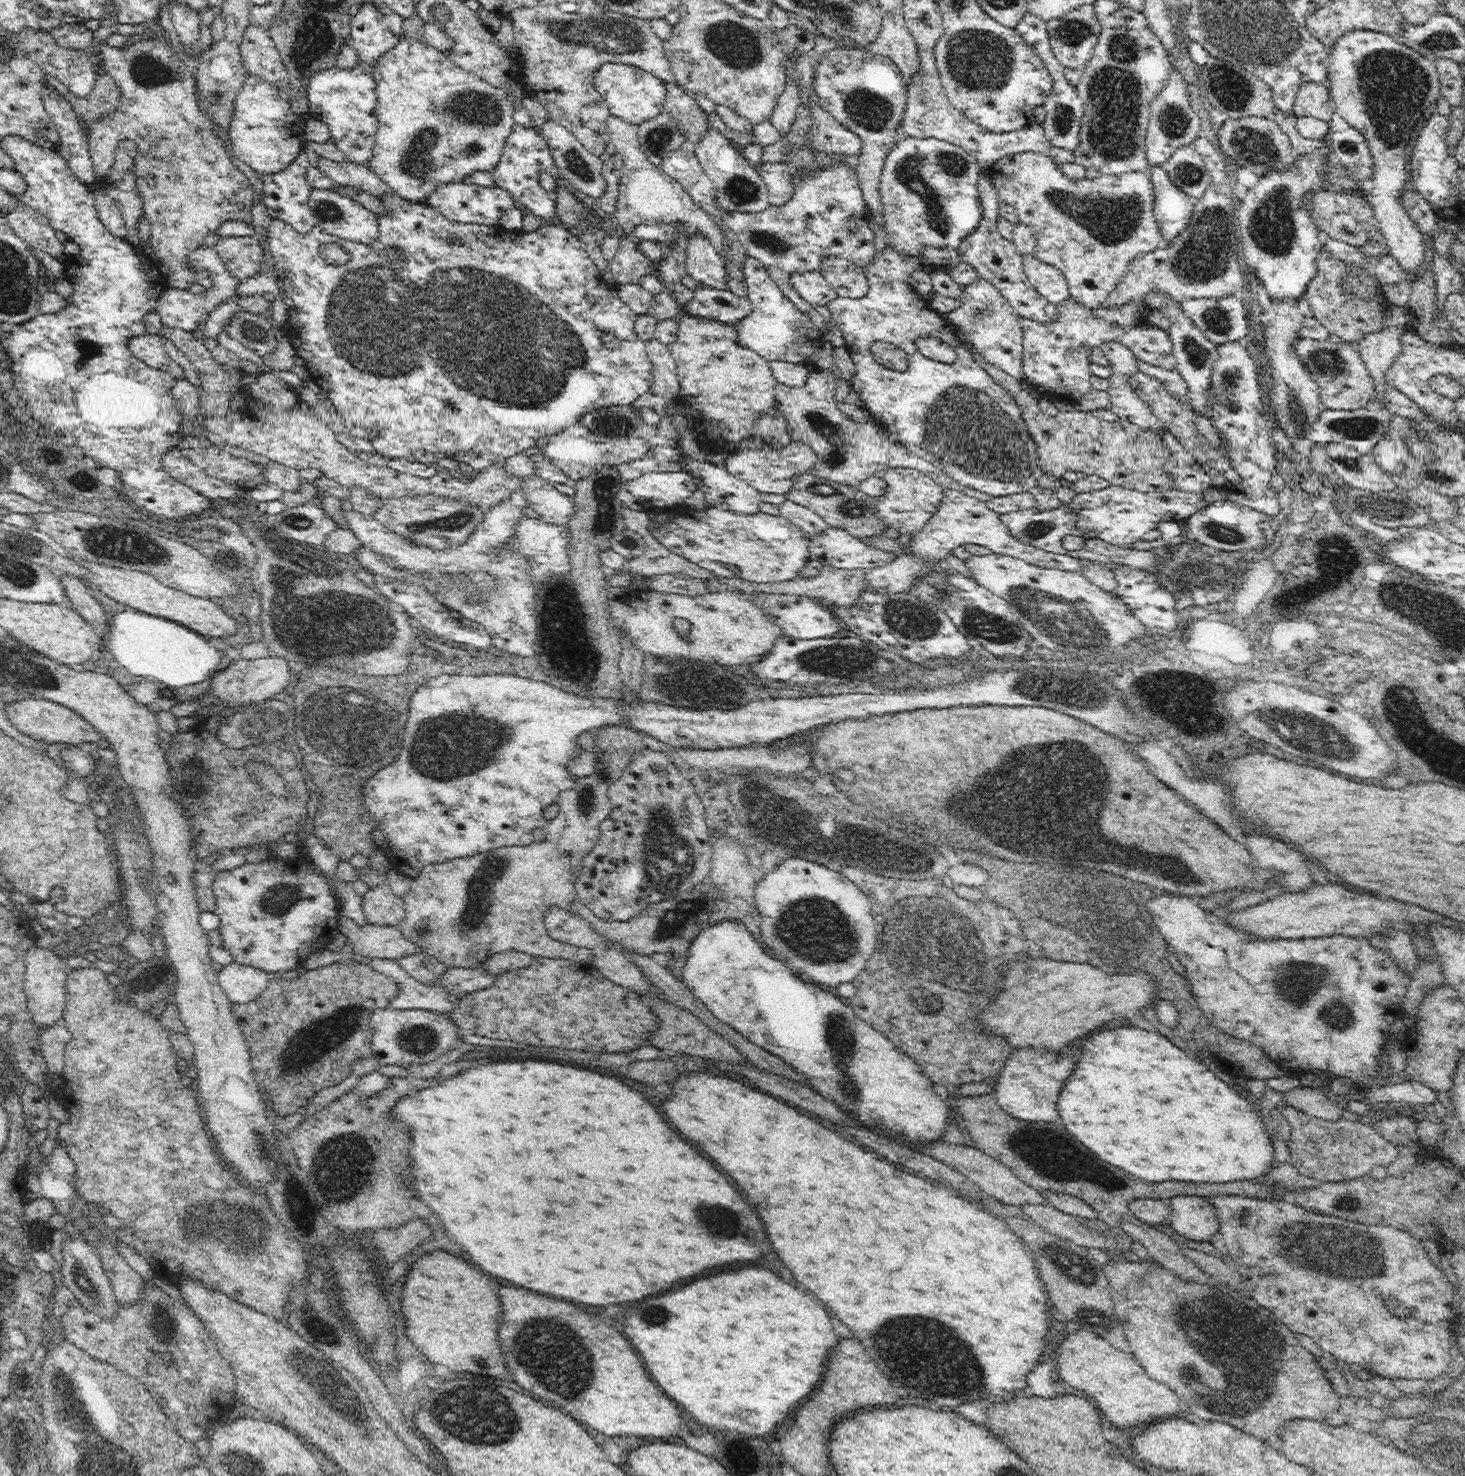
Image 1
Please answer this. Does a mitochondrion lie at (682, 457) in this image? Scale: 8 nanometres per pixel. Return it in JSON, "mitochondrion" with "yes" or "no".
{"mitochondrion":"no"}

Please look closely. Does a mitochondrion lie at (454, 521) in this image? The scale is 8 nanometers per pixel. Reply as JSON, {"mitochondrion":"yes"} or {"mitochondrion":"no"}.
{"mitochondrion":"yes"}

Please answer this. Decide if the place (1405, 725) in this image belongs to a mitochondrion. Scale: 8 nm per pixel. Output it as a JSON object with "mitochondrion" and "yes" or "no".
{"mitochondrion":"yes"}

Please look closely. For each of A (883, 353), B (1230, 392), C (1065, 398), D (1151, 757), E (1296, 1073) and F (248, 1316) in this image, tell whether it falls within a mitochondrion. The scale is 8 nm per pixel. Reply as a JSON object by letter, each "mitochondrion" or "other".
{"A":"other","B":"mitochondrion","C":"other","D":"other","E":"other","F":"other"}

